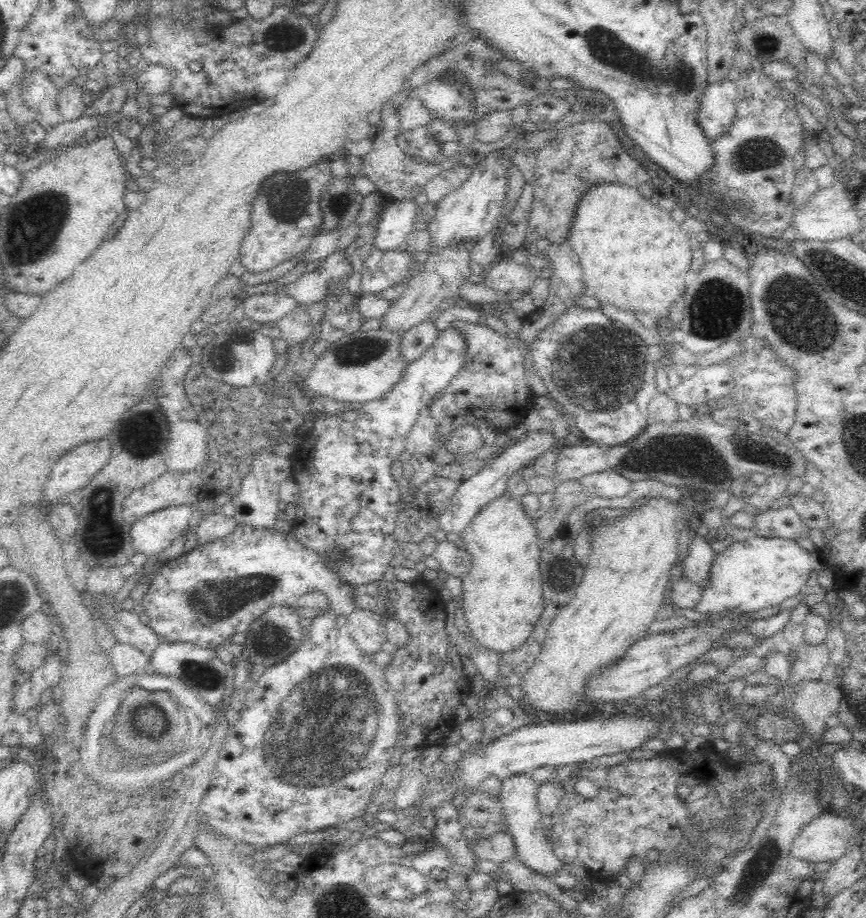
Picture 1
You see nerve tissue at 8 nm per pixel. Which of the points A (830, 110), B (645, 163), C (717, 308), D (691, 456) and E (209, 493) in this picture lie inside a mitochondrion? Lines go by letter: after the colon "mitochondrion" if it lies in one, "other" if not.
A: other
B: other
C: mitochondrion
D: mitochondrion
E: other

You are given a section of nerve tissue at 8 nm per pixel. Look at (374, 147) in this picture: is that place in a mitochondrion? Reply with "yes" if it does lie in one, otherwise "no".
no

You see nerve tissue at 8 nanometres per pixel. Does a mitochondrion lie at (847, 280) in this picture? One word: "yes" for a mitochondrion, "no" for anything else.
yes

